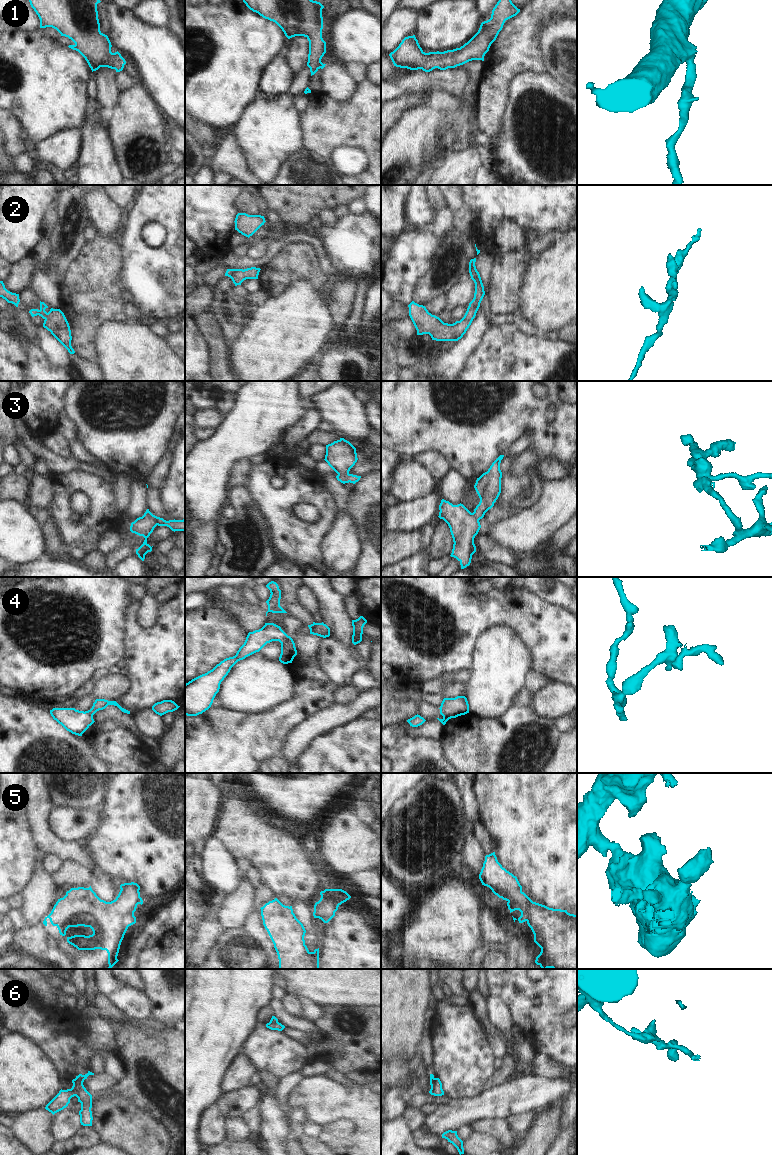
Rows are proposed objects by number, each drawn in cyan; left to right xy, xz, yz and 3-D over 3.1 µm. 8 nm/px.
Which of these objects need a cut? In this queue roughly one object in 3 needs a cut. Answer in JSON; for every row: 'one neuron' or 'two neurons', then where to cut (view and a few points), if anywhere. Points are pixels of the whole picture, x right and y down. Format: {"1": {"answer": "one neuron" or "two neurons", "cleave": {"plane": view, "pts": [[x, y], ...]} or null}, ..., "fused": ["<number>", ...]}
{"1": {"answer": "one neuron", "cleave": null}, "2": {"answer": "one neuron", "cleave": null}, "3": {"answer": "two neurons", "cleave": {"plane": "xy", "pts": [[141, 517], [151, 517], [157, 524]]}}, "4": {"answer": "two neurons", "cleave": {"plane": "xz", "pts": [[289, 636], [281, 645]]}}, "5": {"answer": "one neuron", "cleave": null}, "6": {"answer": "two neurons", "cleave": {"plane": "yz", "pts": [[433, 1078], [434, 1094]]}}, "fused": ["3", "4", "6"]}

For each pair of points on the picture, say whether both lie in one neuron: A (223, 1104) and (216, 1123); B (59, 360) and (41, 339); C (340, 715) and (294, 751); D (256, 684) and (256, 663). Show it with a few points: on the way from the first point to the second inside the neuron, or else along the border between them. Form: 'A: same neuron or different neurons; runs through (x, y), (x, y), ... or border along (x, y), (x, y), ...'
A: different neurons; border along (215, 1103), (218, 1112), (225, 1119)
B: same neuron; runs through (57, 355), (46, 344)
C: same neuron; runs through (328, 718), (317, 724), (302, 739)
D: same neuron; runs through (256, 679), (256, 668)

